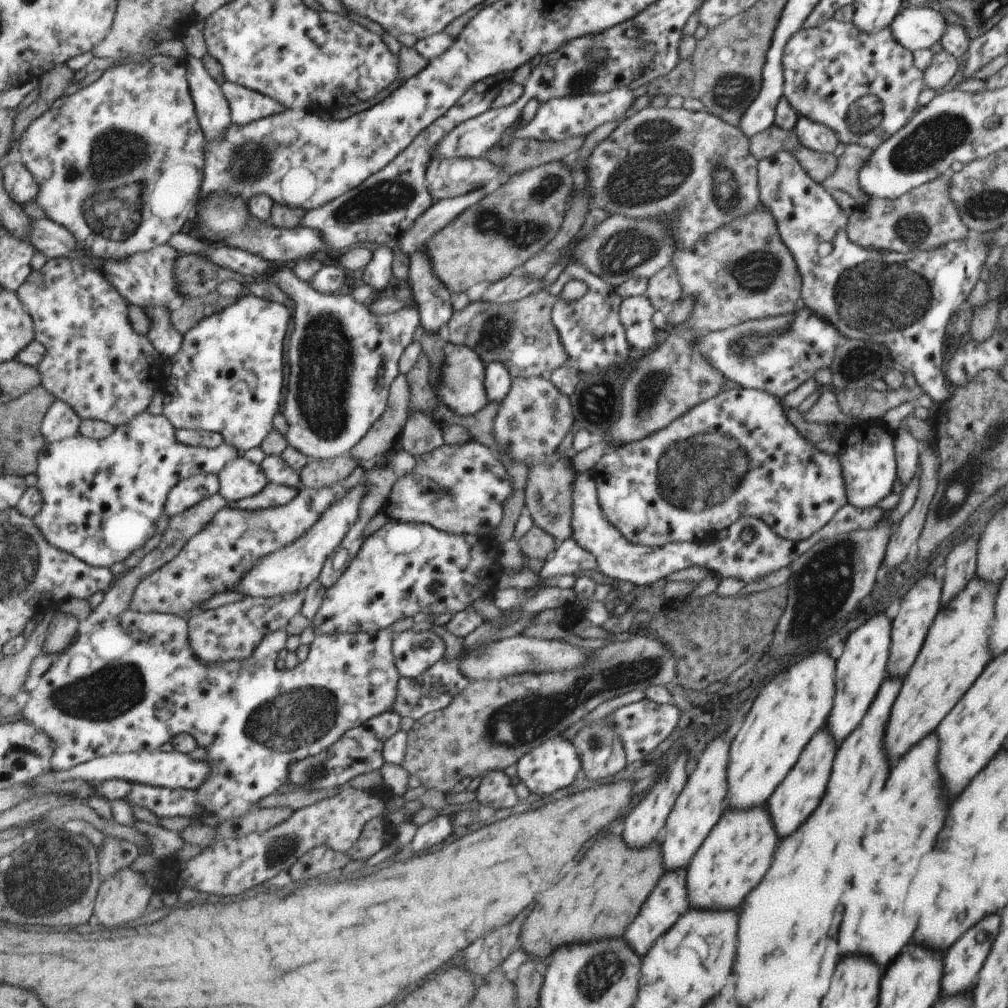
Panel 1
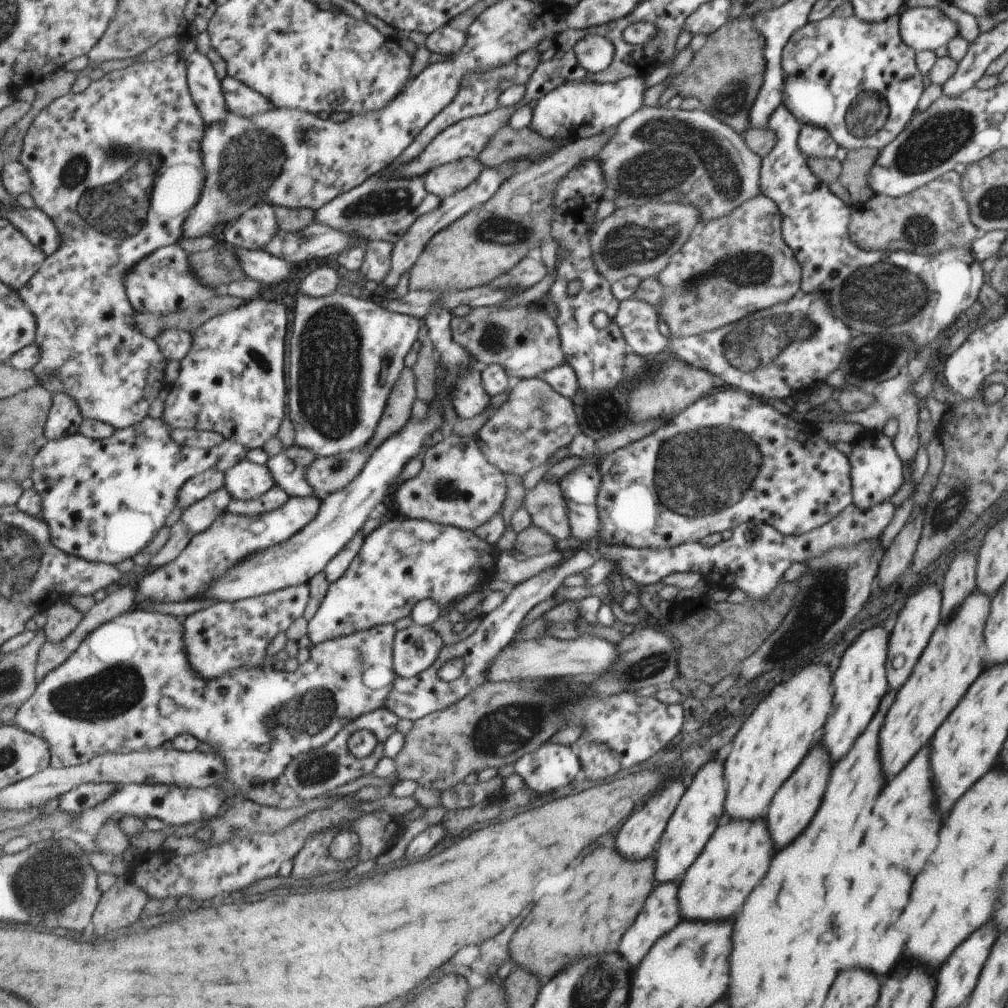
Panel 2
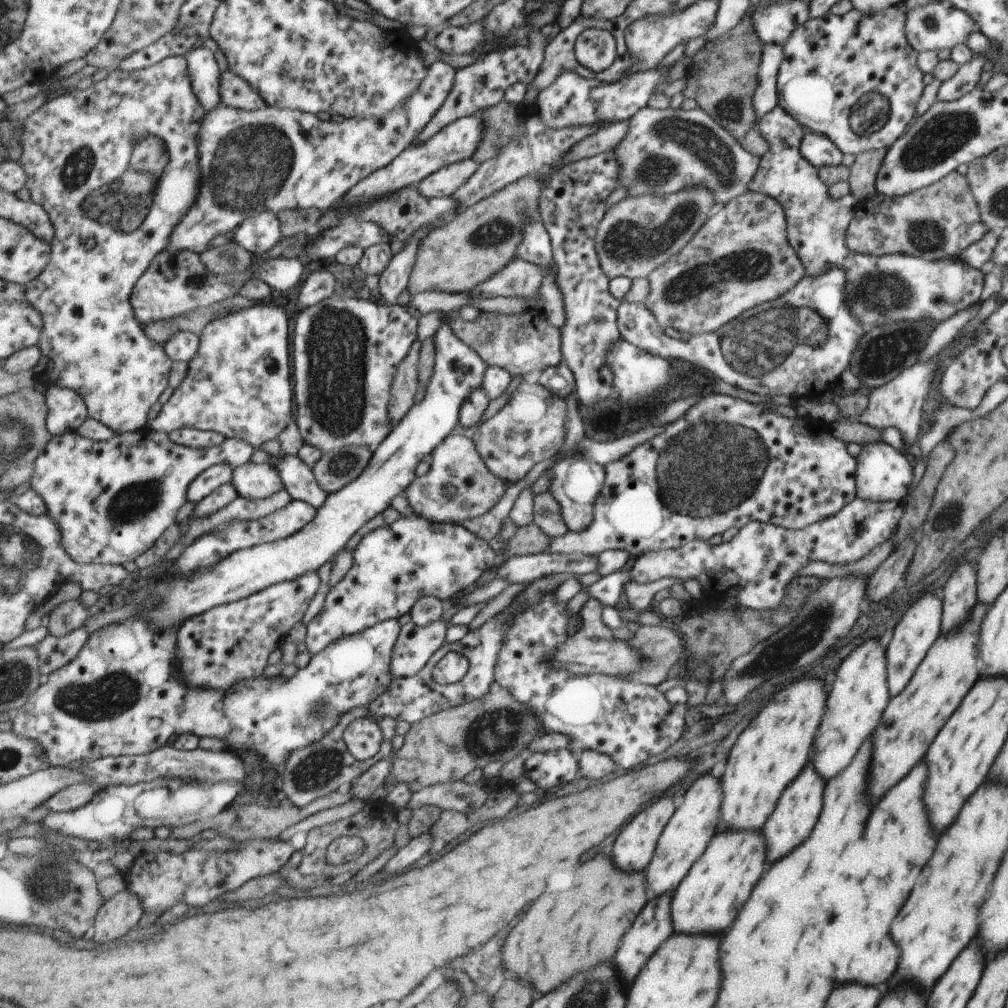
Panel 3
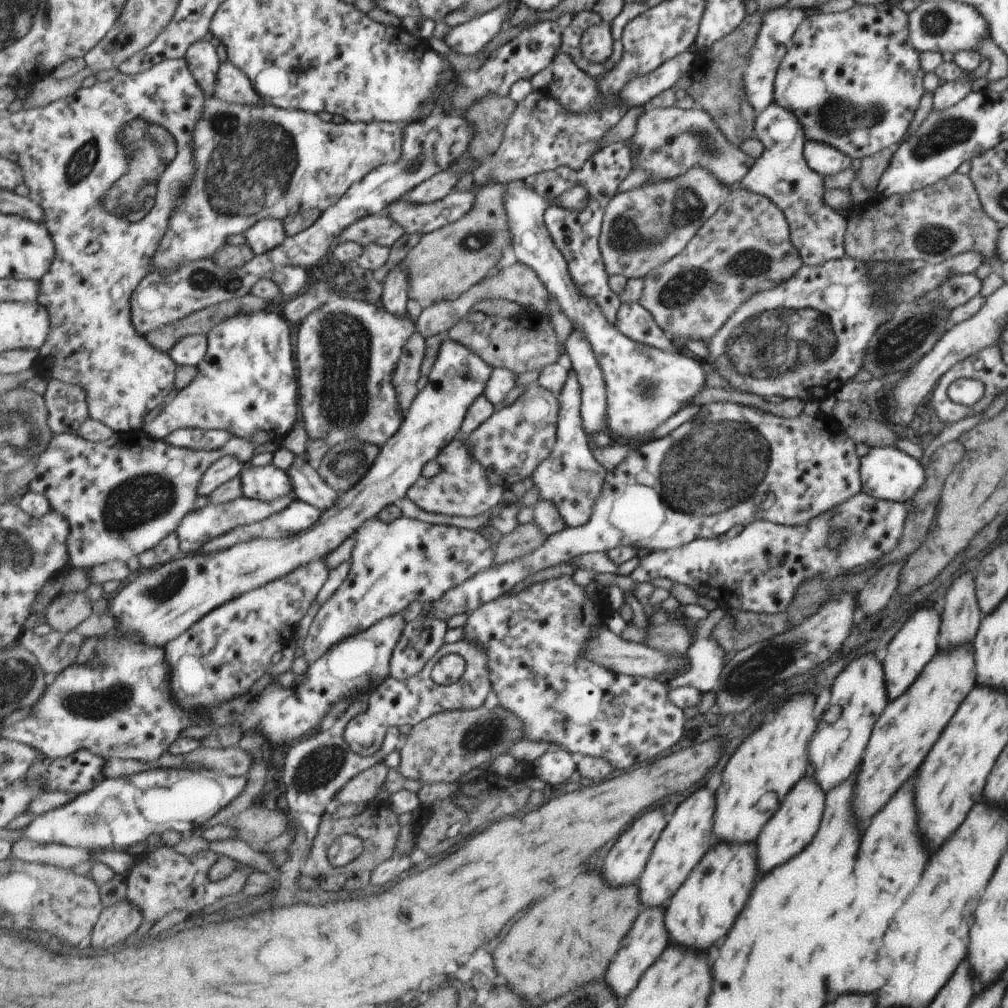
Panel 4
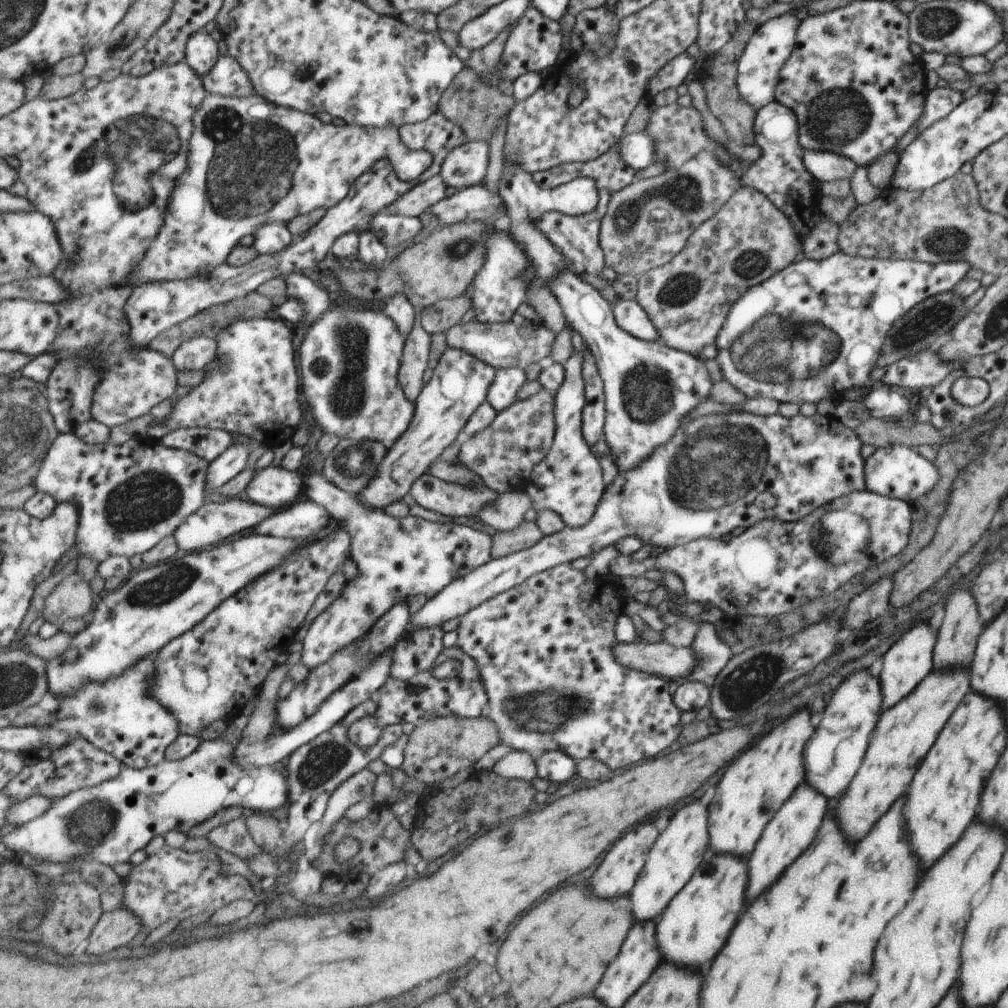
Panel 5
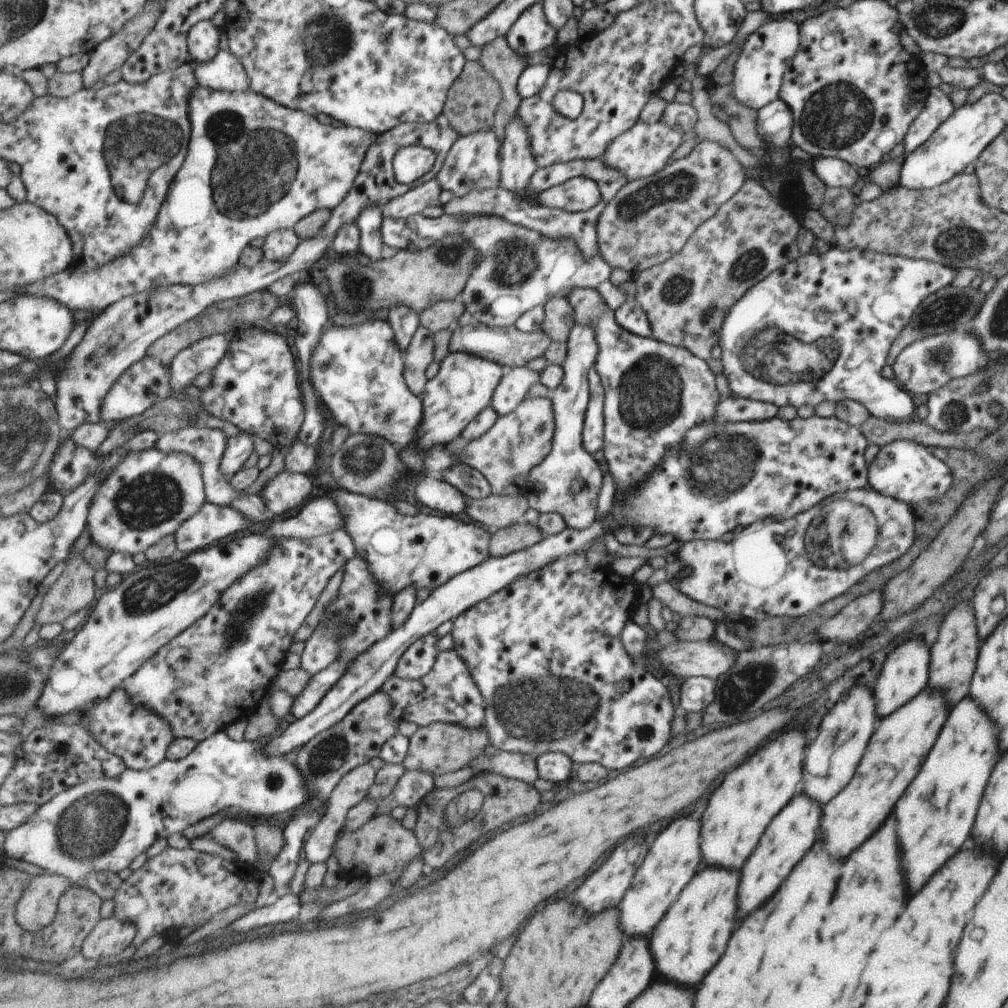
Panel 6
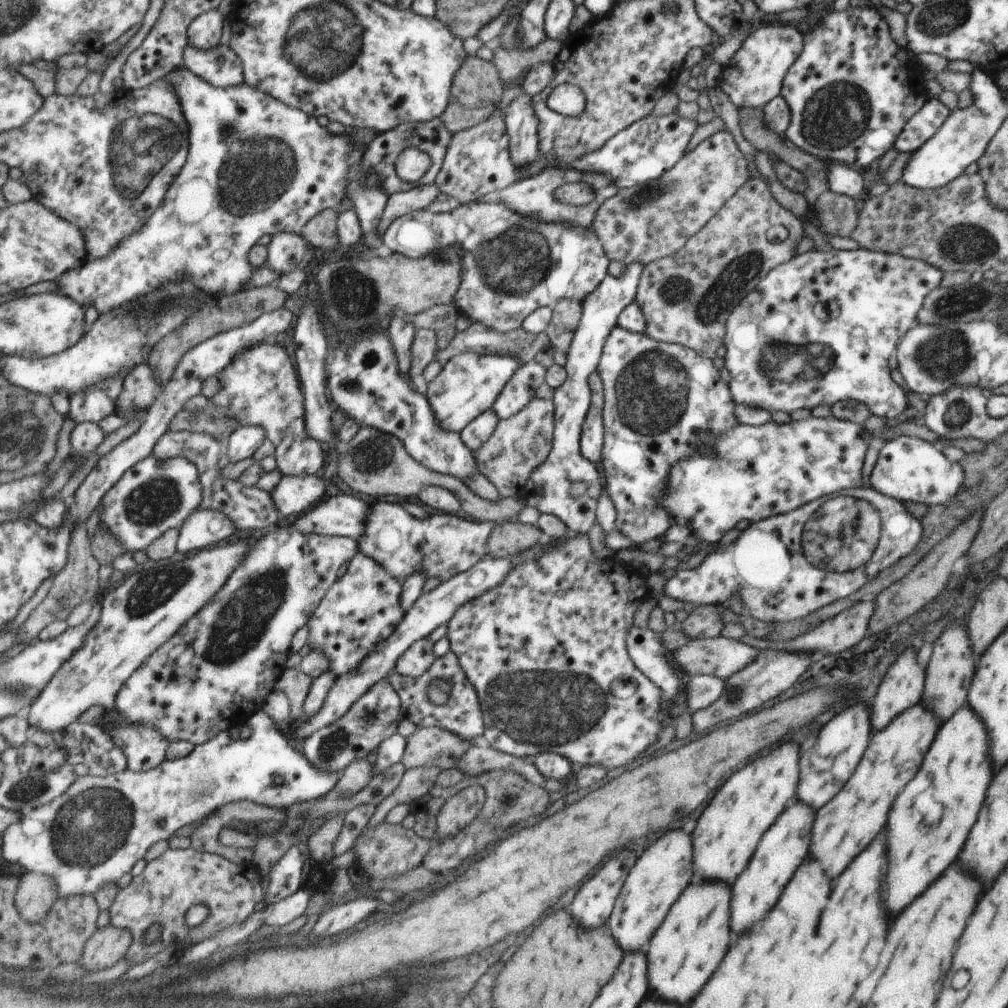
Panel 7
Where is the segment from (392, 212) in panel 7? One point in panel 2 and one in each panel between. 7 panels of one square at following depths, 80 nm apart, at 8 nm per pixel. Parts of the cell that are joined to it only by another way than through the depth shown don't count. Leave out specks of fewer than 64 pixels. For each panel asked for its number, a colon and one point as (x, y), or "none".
2: (445, 181)
3: (445, 183)
4: (436, 189)
5: (428, 193)
6: (413, 202)

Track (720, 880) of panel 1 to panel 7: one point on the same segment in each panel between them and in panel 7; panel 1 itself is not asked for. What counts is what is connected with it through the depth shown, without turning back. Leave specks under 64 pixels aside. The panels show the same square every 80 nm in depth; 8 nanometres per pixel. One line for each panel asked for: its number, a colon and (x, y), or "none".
2: (738, 856)
3: (708, 899)
4: (700, 914)
5: (693, 928)
6: (693, 936)
7: (688, 947)

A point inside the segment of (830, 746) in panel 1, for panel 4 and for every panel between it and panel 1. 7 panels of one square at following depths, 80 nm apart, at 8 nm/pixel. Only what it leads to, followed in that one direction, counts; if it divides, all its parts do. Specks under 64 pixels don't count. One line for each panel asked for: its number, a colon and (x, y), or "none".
2: (796, 803)
3: (796, 812)
4: (793, 825)

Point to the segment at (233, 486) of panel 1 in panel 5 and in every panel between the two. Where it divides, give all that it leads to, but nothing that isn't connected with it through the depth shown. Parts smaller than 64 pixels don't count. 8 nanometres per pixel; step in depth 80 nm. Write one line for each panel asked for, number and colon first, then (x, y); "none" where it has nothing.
2: (248, 481)
3: (253, 481)
4: (268, 483)
5: (276, 487)

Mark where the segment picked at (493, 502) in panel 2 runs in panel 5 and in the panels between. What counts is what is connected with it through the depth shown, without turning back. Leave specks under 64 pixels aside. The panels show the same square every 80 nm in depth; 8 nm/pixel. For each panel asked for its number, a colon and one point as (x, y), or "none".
3: (459, 486)
4: (463, 489)
5: (453, 500)

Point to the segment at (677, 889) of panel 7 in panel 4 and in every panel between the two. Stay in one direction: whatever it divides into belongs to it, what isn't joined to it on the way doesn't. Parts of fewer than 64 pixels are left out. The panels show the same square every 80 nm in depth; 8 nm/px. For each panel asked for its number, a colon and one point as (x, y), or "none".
4: (689, 835)
5: (683, 841)
6: (672, 861)

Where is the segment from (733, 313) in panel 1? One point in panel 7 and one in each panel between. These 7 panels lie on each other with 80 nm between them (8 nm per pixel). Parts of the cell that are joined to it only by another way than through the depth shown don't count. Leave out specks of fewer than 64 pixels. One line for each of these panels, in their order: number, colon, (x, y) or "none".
2: (738, 264)
3: (741, 257)
4: (746, 246)
5: (687, 300)
6: (685, 299)
7: (686, 298)

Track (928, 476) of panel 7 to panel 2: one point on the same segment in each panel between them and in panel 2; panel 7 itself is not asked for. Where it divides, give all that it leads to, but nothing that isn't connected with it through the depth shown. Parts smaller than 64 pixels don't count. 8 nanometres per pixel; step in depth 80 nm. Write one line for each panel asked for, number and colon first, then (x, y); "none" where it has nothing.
2: (876, 471)
3: (882, 474)
4: (887, 473)
5: (896, 471)
6: (904, 470)

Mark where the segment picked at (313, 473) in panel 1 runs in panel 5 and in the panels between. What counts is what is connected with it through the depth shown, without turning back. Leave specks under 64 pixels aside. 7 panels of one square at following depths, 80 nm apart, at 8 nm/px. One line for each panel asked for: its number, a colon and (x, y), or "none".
2: (328, 475)
3: (335, 470)
4: (344, 466)
5: (352, 464)

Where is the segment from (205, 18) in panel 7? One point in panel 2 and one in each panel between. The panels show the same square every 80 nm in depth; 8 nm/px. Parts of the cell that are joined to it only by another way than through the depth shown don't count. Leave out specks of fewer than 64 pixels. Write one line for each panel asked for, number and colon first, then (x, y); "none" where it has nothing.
2: (207, 91)
3: (203, 68)
4: (202, 56)
5: (202, 52)
6: (203, 40)

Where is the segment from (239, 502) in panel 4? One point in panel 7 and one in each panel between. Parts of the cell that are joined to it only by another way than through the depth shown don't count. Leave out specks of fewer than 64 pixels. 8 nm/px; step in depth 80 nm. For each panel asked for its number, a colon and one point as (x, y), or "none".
5: (216, 521)
6: (213, 522)
7: (206, 527)

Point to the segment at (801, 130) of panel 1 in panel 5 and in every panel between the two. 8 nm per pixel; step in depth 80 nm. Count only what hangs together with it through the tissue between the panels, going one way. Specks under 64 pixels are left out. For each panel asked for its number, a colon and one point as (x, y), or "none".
2: (814, 142)
3: (817, 150)
4: (822, 159)
5: (825, 166)

